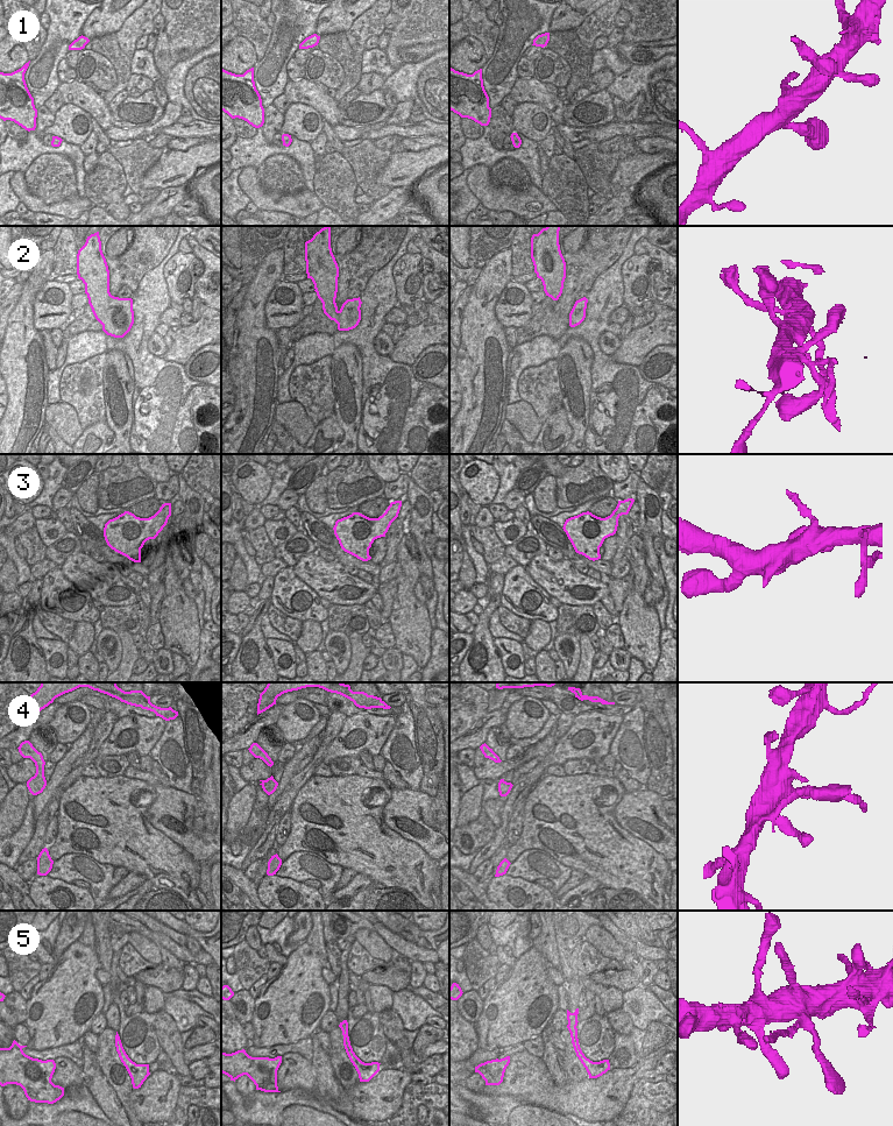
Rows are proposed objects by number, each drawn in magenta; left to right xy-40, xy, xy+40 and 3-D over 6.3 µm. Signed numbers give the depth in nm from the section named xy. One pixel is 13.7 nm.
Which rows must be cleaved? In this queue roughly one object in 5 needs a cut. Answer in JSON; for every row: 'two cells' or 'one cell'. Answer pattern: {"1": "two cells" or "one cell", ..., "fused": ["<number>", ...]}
{"1": "one cell", "2": "one cell", "3": "one cell", "4": "two cells", "5": "one cell", "fused": ["4"]}

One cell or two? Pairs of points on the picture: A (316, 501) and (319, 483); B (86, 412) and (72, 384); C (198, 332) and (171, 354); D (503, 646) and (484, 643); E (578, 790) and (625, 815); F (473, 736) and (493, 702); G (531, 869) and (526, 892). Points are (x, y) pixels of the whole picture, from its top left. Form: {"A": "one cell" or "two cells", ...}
{"A": "one cell", "B": "one cell", "C": "one cell", "D": "two cells", "E": "two cells", "F": "two cells", "G": "two cells"}

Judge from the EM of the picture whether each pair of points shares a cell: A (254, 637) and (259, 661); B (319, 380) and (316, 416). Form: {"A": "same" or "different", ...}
{"A": "same", "B": "same"}

